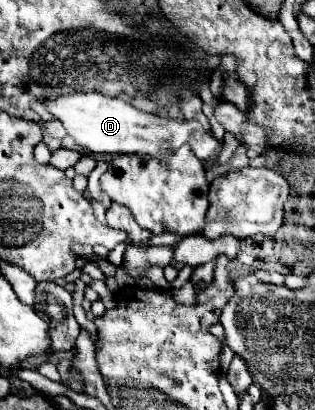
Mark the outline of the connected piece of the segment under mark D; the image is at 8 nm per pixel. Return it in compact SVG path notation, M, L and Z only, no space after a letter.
M71 92L71 94L63 94L63 96L55 96L55 98L45 98L41 100L41 104L47 108L49 114L53 114L69 132L69 136L73 136L73 140L93 152L93 154L131 154L131 152L145 152L151 156L159 156L159 146L161 142L169 142L171 148L179 148L181 144L189 144L193 154L199 160L209 158L211 154L215 154L221 148L221 142L207 134L199 122L191 120L165 120L159 116L153 116L149 112L141 112L137 108L133 108L131 104L127 104L121 98L107 98L99 92Z

